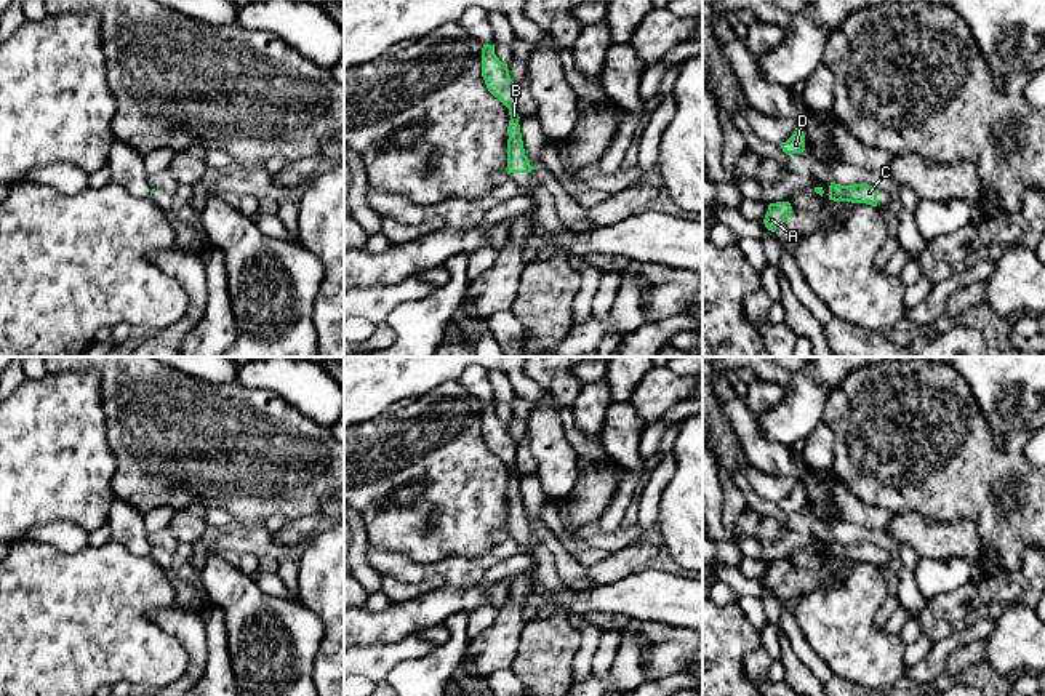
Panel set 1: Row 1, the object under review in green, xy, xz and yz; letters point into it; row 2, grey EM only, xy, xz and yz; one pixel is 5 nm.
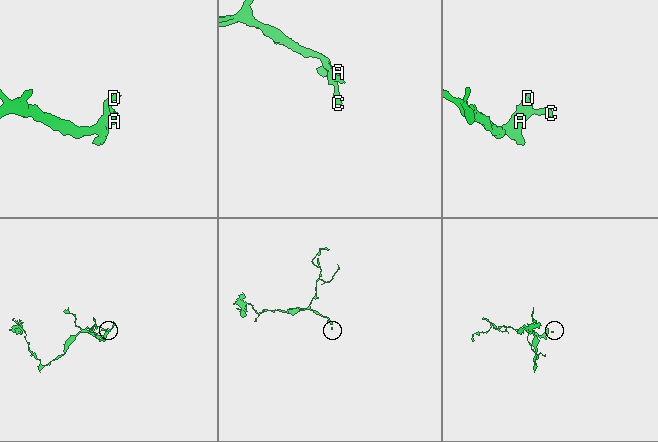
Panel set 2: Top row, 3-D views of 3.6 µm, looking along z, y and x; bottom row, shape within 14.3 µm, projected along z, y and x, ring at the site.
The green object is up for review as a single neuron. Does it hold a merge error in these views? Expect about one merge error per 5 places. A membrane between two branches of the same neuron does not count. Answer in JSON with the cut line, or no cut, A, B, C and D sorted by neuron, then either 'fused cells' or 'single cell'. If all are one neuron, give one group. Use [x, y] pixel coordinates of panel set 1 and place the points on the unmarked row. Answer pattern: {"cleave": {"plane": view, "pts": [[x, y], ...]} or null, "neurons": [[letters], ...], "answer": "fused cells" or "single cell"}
{"cleave": null, "neurons": [["A", "B", "C", "D"]], "answer": "single cell"}

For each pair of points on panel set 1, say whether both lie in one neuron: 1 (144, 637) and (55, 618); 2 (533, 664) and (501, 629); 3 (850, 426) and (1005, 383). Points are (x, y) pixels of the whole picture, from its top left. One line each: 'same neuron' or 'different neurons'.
1: same neuron
2: different neurons
3: different neurons

